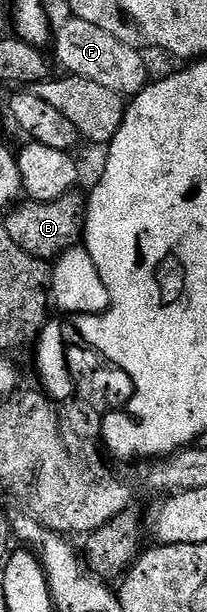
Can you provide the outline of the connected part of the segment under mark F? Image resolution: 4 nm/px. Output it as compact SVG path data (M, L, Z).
M69 16L67 20L54 29L56 57L65 74L91 79L126 99L136 96L149 84L146 63L135 46L110 35L94 23L86 23L86 19Z

